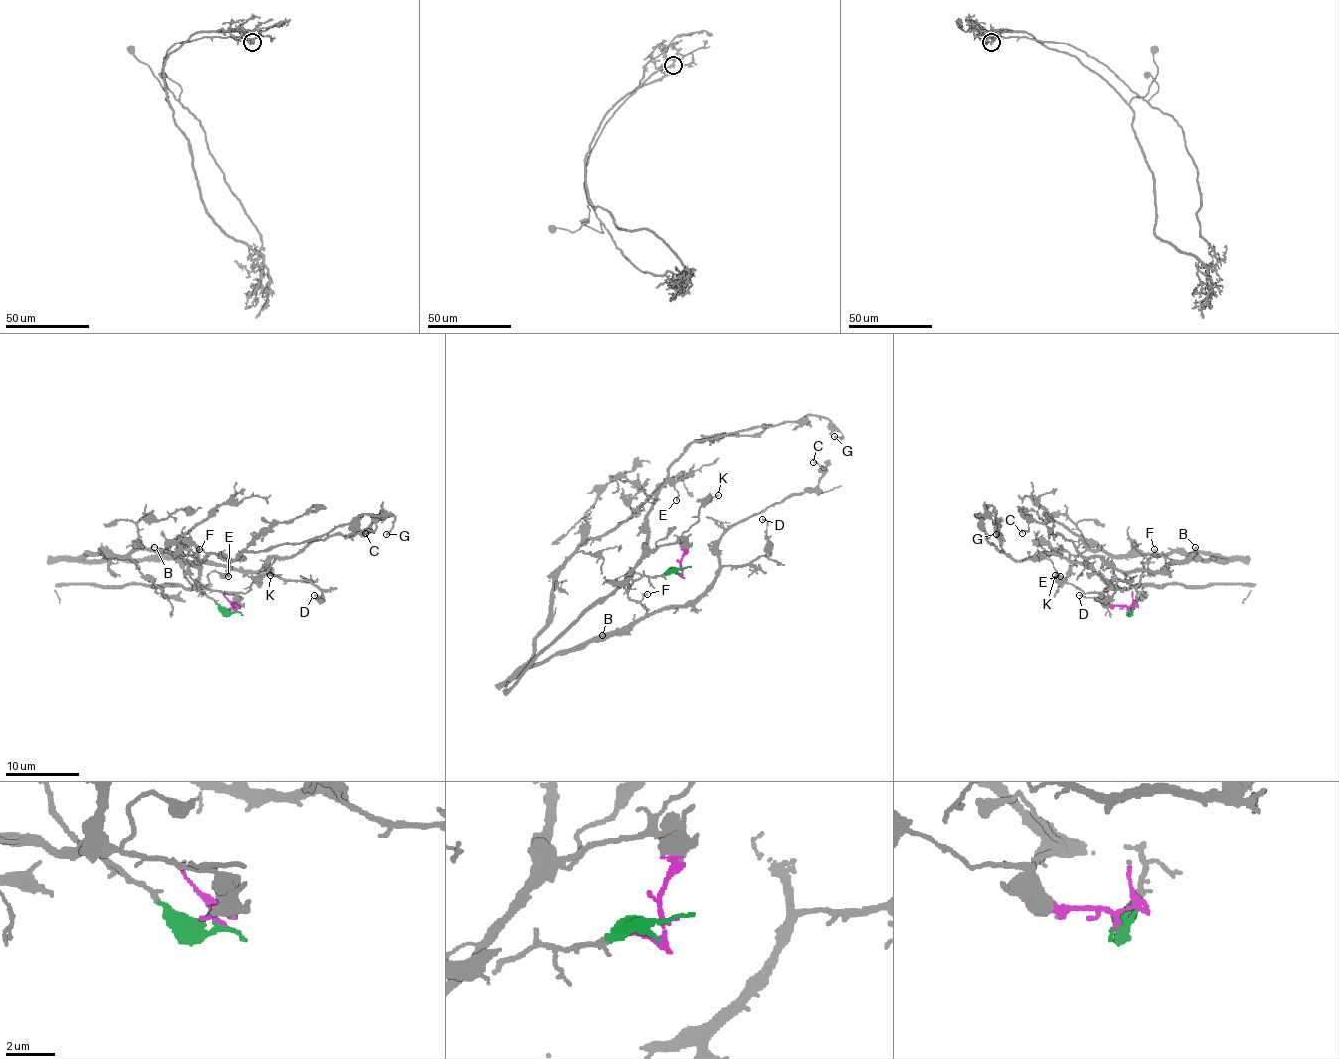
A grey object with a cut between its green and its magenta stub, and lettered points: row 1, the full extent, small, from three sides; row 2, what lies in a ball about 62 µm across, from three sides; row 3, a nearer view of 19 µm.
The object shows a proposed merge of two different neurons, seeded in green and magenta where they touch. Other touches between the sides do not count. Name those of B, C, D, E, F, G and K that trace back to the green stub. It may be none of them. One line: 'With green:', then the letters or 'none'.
With green: B, C, D, F

